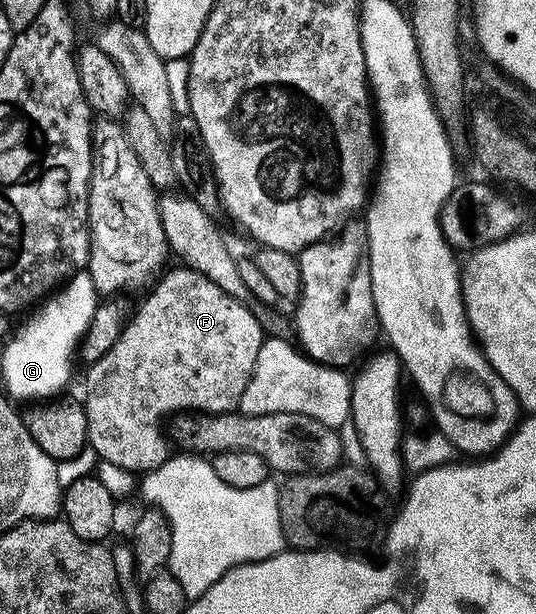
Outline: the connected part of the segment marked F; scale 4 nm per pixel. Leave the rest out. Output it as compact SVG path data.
M178 268L171 270L169 273L164 272L150 286L150 289L152 288L151 294L140 303L139 310L136 313L134 310L130 314L127 324L123 326L121 335L117 339L117 343L113 343L113 347L109 347L109 351L105 351L105 355L101 355L101 359L97 359L97 363L93 363L86 370L87 397L84 396L82 402L83 410L87 413L87 443L90 452L95 452L95 457L98 460L116 464L117 467L125 468L134 475L146 475L151 470L156 469L158 465L164 465L167 462L169 437L165 432L165 422L172 415L188 411L197 413L230 413L238 410L241 395L245 391L245 387L253 375L253 367L257 363L257 351L261 351L265 340L263 324L261 324L254 312L251 314L250 304L233 299L233 295L221 291L221 287L217 287L217 283L205 279L205 275L201 275L196 269Z

